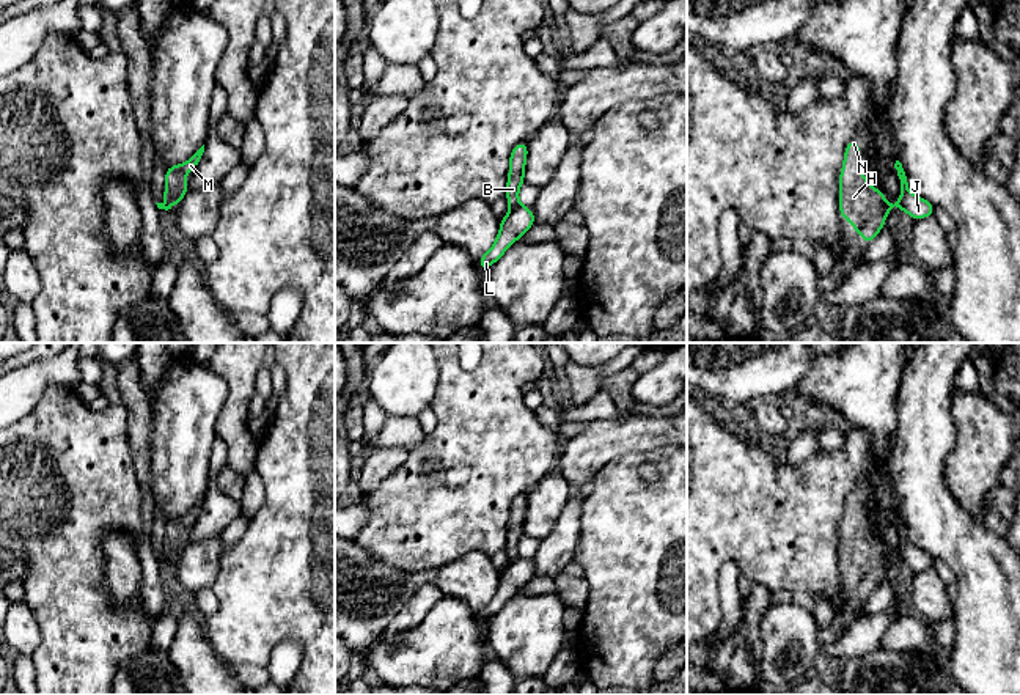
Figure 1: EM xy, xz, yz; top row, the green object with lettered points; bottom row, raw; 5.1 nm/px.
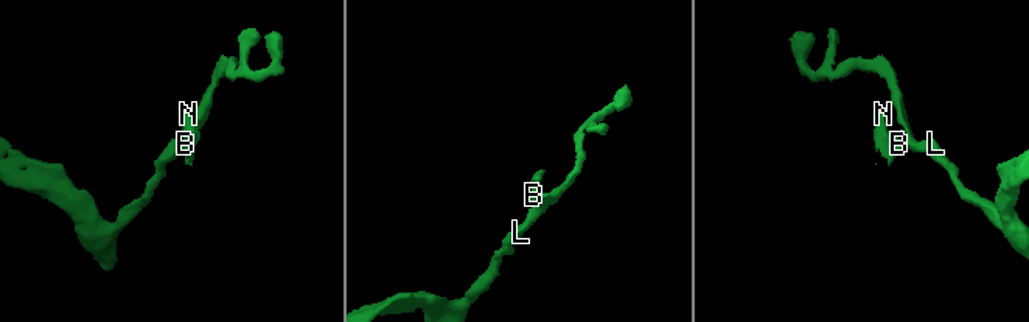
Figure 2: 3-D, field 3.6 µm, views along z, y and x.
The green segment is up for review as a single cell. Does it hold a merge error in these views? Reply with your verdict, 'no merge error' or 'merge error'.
merge error

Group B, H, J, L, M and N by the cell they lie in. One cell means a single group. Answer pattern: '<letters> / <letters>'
B H N / J L M

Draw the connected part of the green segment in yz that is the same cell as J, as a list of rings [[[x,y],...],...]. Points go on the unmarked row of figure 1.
[[[896,513],[894,520],[897,522],[897,528],[901,531],[901,561],[913,572],[932,569],[937,558],[910,544],[905,524],[899,513]]]

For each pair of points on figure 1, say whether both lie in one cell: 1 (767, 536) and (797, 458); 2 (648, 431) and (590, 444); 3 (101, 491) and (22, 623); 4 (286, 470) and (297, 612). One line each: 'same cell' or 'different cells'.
1: different cells
2: same cell
3: different cells
4: same cell

